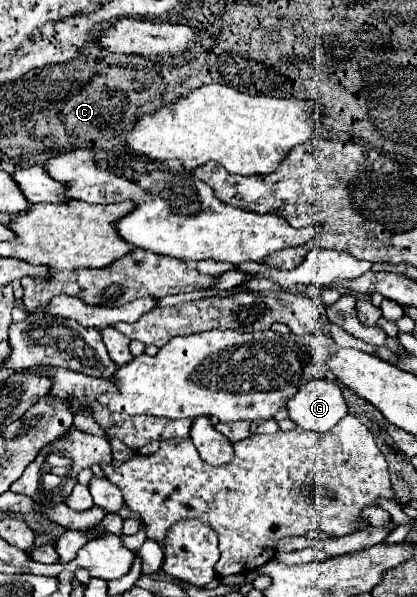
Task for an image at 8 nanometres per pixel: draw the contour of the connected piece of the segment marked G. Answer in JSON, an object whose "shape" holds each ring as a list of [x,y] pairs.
{"shape":[[[318,379],[306,383],[286,405],[288,417],[302,429],[328,431],[346,413],[348,405],[344,395],[332,379]]]}

